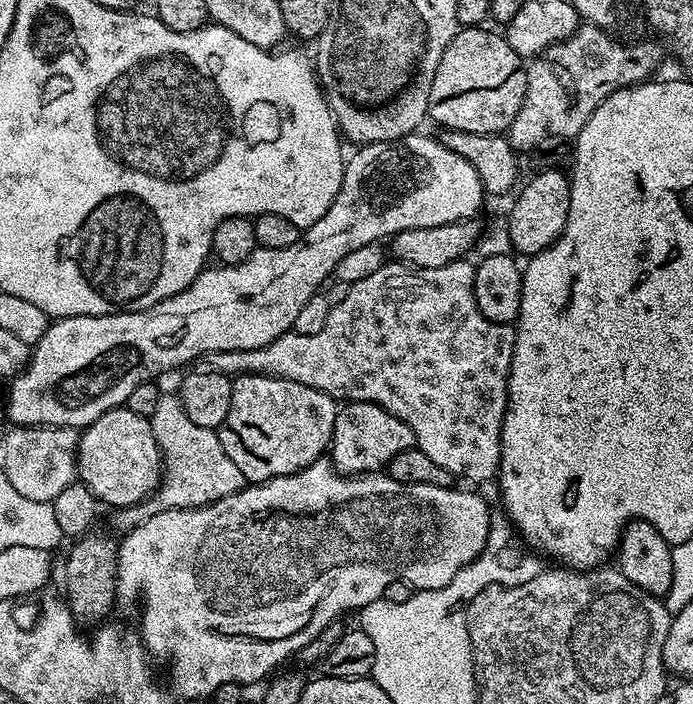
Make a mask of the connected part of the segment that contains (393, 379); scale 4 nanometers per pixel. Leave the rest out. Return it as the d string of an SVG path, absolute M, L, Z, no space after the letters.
M463 258L450 262L449 265L444 265L438 269L426 269L413 267L408 263L403 262L385 262L385 264L376 271L370 274L367 278L362 278L362 282L354 282L348 285L348 293L346 298L342 298L342 302L338 302L332 306L330 310L330 318L326 318L326 326L323 330L318 330L318 334L310 334L303 336L297 332L288 332L285 336L274 338L274 342L270 342L266 346L258 346L254 350L230 350L229 352L211 352L205 356L201 356L198 364L205 372L221 372L222 375L235 378L237 376L269 376L270 378L278 378L279 380L289 380L290 382L298 382L302 386L310 386L314 390L322 390L327 396L332 397L337 402L355 402L361 400L367 404L376 404L382 410L386 410L390 414L394 414L398 418L402 418L402 422L406 422L410 426L410 430L414 430L414 438L416 439L416 447L422 450L422 454L426 454L426 458L431 458L434 462L438 462L438 466L442 466L442 470L451 472L453 477L464 480L488 480L497 475L500 471L500 435L502 434L502 422L506 414L506 402L508 401L508 375L510 374L510 362L514 354L514 342L516 341L516 329L512 324L495 324L485 318L478 310L478 302L474 298L474 282L476 281L476 264L471 259Z

